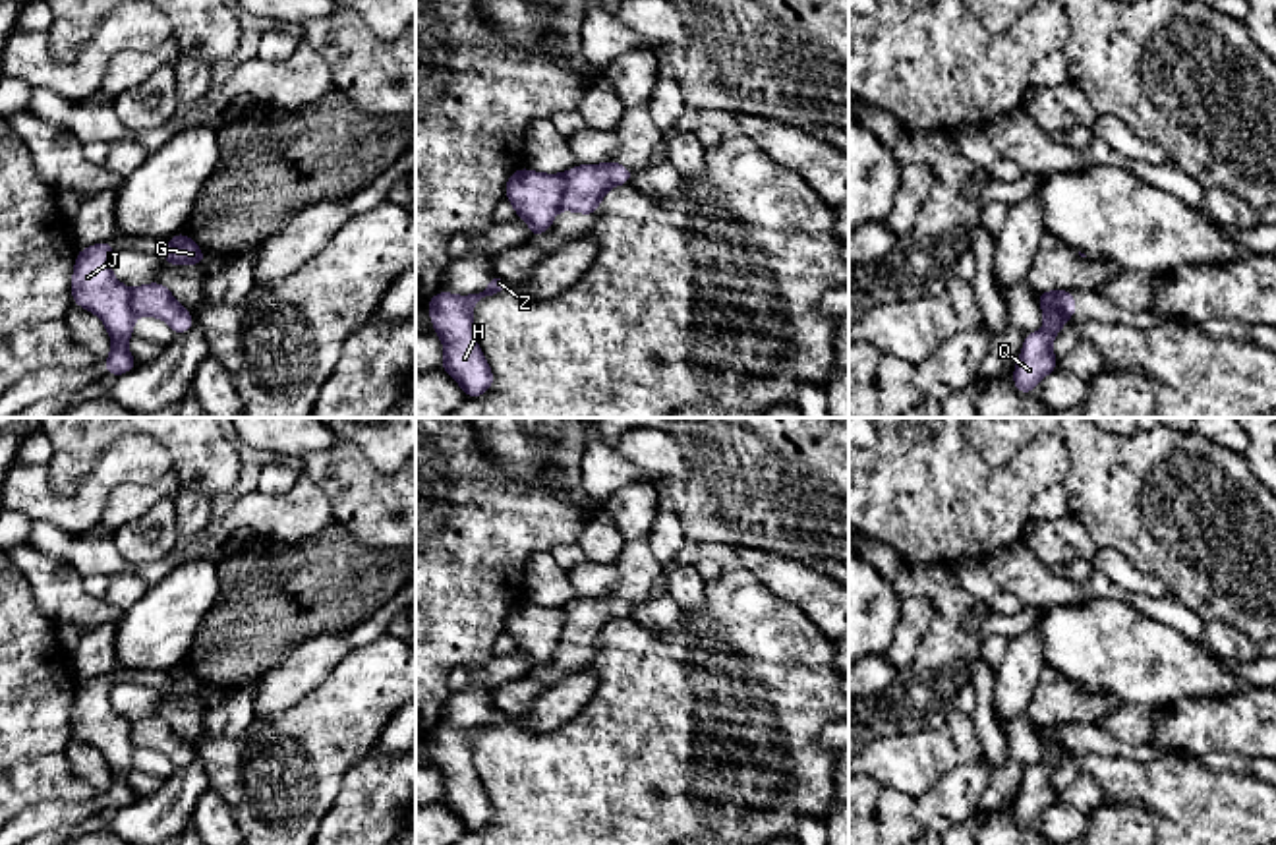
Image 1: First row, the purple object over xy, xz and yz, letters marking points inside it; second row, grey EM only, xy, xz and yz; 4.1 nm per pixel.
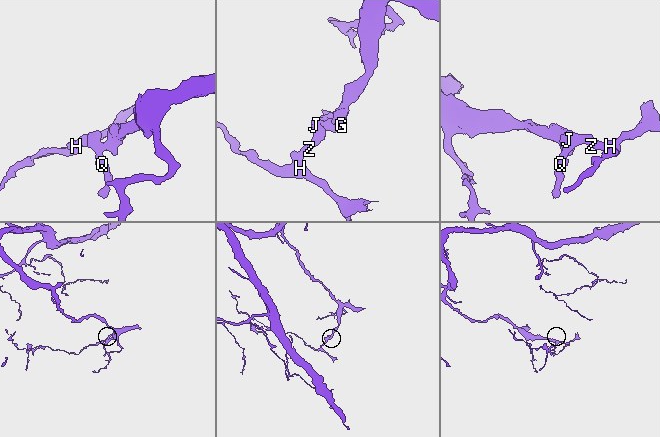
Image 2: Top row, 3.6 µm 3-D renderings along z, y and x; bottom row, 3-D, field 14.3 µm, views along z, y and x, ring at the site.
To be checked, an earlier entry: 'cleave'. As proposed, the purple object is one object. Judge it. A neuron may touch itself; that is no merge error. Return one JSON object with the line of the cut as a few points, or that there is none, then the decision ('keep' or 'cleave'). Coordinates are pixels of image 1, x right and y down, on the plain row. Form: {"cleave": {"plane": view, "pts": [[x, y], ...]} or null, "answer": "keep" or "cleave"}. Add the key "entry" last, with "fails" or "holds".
{"cleave": {"plane": "yz", "pts": [[1041, 733], [1048, 729], [1070, 751]]}, "answer": "cleave", "entry": "holds"}

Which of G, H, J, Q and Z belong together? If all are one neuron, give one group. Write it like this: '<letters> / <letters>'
G / H J Q Z

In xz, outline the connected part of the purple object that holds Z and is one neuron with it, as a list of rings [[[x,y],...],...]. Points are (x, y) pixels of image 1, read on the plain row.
[[[493,706],[489,719],[481,725],[452,729],[441,723],[427,735],[433,764],[445,779],[443,797],[439,801],[462,820],[468,831],[485,828],[495,816],[491,801],[474,768],[472,741],[479,733],[487,733],[503,723],[510,723],[508,715]]]

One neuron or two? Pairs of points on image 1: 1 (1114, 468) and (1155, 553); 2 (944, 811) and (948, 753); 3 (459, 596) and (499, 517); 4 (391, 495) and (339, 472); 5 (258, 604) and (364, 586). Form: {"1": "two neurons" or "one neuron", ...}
{"1": "one neuron", "2": "two neurons", "3": "one neuron", "4": "one neuron", "5": "one neuron"}

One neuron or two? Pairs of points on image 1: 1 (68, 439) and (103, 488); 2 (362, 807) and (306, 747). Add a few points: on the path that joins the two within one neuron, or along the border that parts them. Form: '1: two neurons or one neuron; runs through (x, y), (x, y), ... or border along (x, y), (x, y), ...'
1: two neurons; border along (118, 437), (74, 492), (53, 490)
2: two neurons; border along (372, 751), (347, 774), (319, 824)

